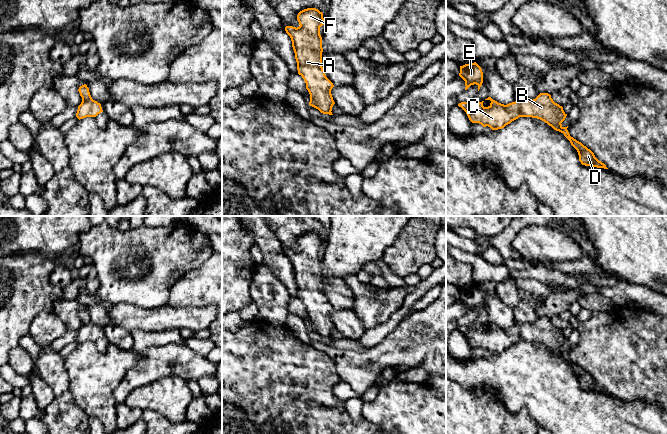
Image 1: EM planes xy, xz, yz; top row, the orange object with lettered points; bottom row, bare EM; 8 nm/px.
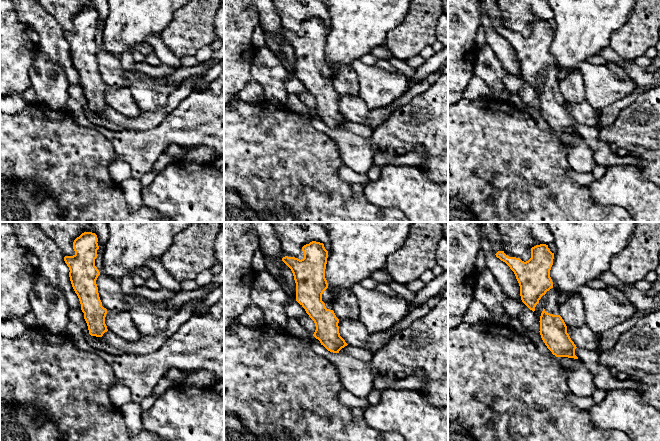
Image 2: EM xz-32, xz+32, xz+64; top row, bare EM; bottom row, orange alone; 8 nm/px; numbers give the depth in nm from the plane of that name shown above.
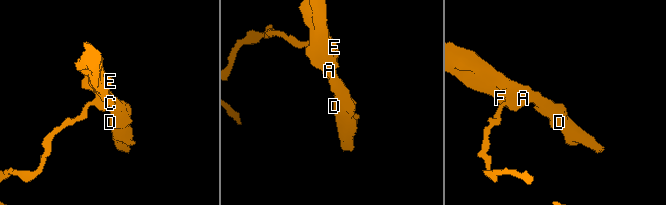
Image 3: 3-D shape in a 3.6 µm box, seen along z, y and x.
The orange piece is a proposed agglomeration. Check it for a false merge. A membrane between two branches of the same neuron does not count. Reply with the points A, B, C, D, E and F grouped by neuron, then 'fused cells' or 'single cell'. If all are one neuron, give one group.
groups A B C D E F; single cell

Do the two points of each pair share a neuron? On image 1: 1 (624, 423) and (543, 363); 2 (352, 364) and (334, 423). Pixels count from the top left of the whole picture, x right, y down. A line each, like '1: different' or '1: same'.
1: same
2: different

